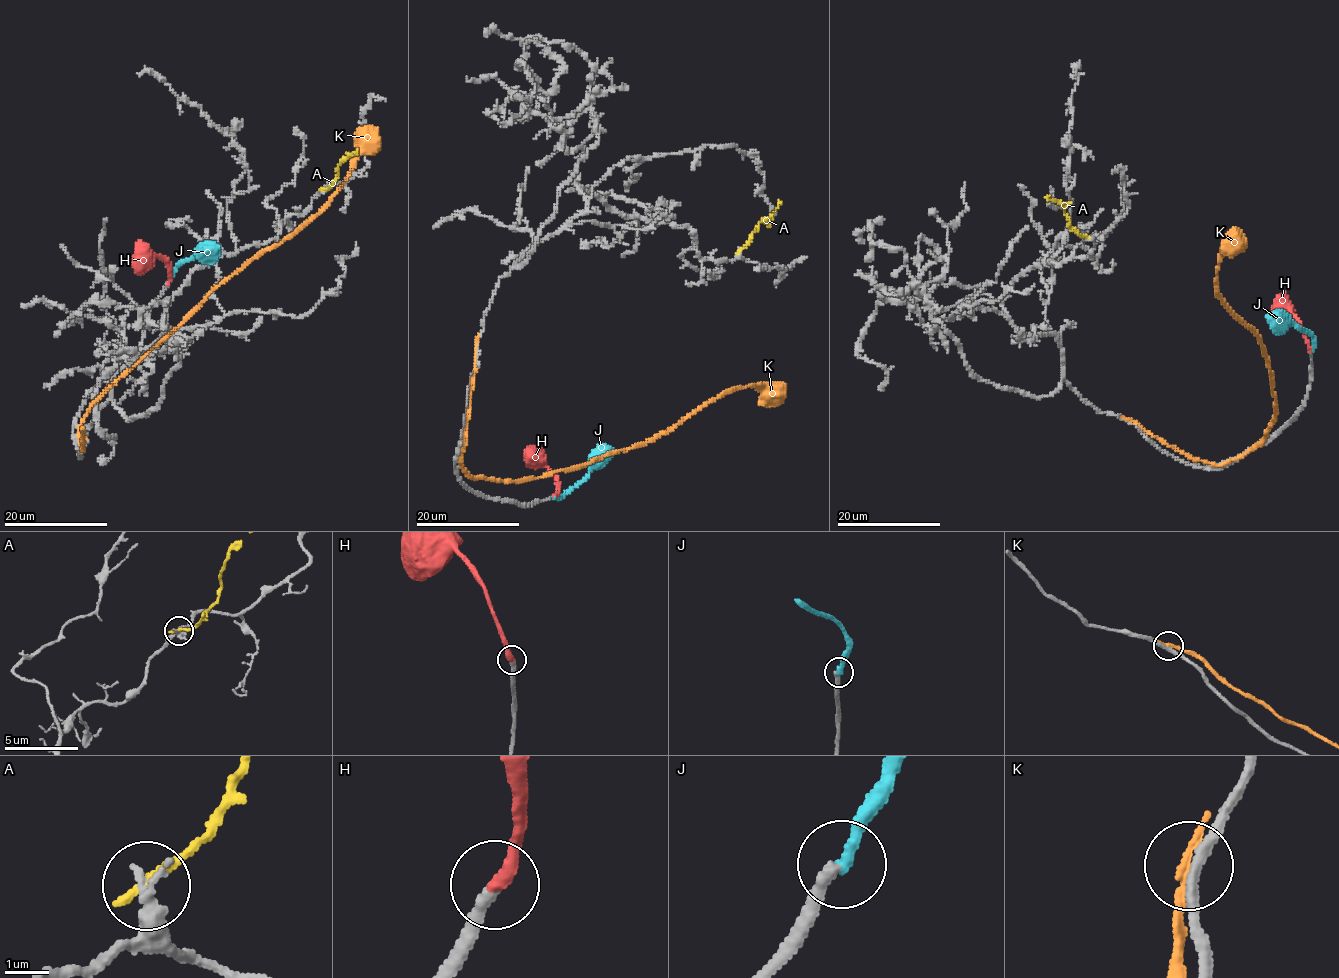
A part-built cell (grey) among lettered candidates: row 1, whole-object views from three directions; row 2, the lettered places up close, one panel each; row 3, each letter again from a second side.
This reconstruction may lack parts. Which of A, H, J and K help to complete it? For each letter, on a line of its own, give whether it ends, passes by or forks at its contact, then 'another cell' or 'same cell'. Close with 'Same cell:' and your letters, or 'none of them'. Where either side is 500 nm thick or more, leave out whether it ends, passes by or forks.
A: it ends there; another cell
H: it ends there; same cell
J: it ends there; another cell
K: it passes by; another cell
Same cell: H

